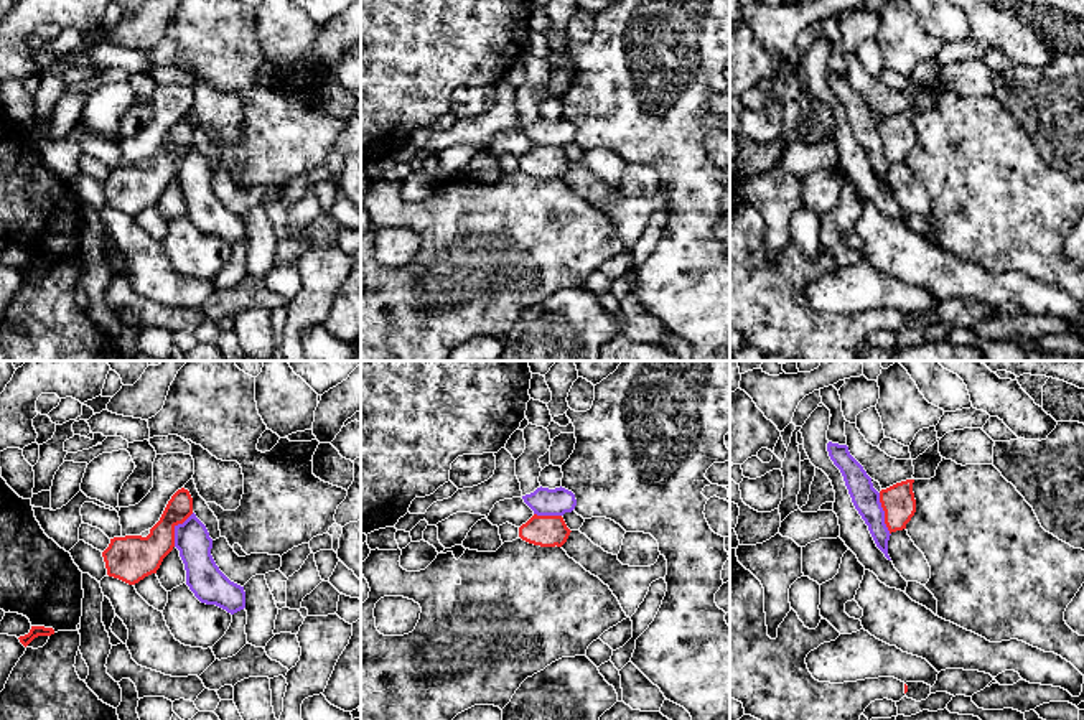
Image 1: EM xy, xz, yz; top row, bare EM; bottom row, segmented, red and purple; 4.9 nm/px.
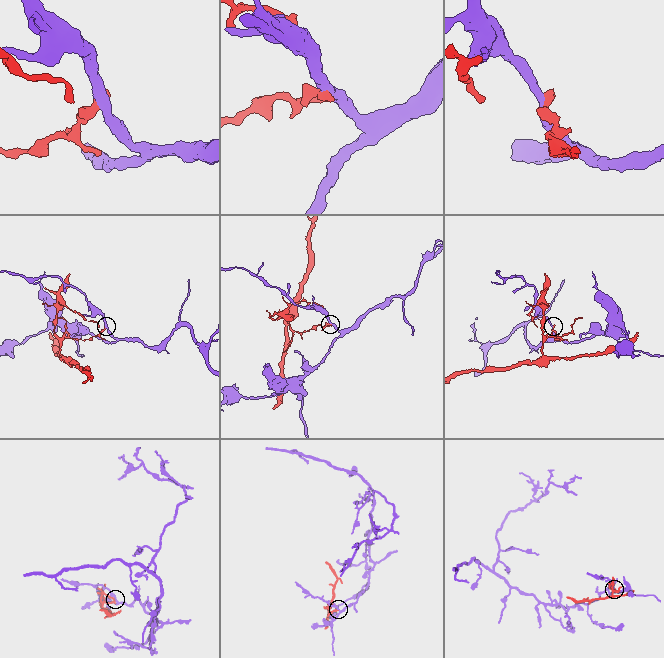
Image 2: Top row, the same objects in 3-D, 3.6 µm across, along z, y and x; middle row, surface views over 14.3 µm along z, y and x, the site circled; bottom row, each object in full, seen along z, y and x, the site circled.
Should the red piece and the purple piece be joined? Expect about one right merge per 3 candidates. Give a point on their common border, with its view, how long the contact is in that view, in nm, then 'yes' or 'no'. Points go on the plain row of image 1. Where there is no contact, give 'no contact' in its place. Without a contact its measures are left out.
yz (885, 145) | 220 nm | no

